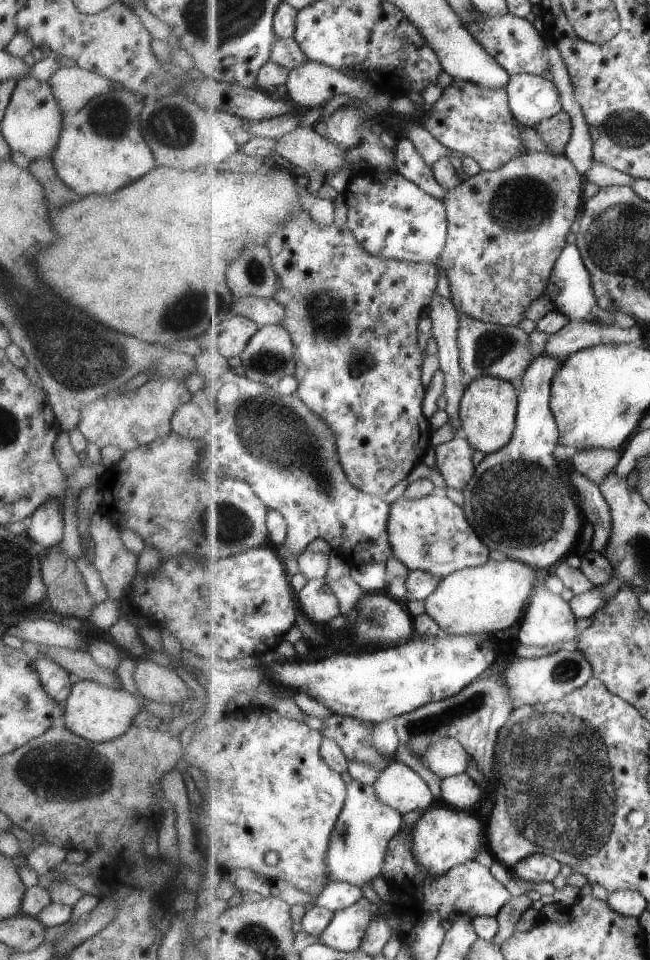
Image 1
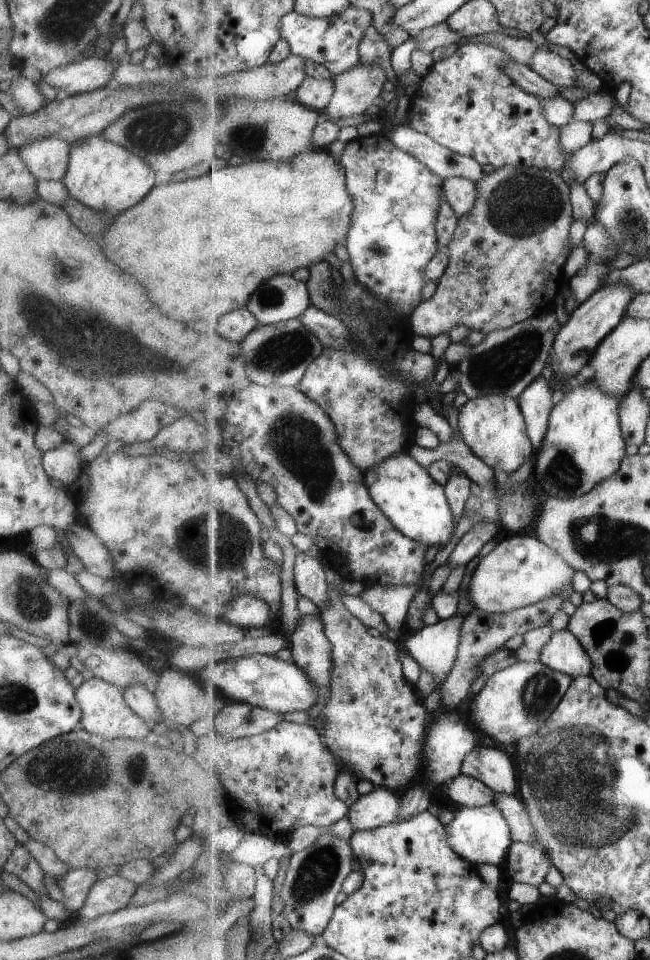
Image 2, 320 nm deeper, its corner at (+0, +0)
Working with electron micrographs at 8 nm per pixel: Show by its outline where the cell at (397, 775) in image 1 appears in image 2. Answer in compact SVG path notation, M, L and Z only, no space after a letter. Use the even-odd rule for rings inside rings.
M374 786L370 793L361 795L347 816L353 832L370 831L400 820L402 801L400 792Z

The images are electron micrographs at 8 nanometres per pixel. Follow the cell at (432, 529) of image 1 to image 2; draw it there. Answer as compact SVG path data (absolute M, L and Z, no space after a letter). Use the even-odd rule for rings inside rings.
M407 449L365 473L374 501L405 536L418 540L427 548L433 545L443 548L453 543L459 518L451 508L446 488L431 476L428 468L410 456Z

